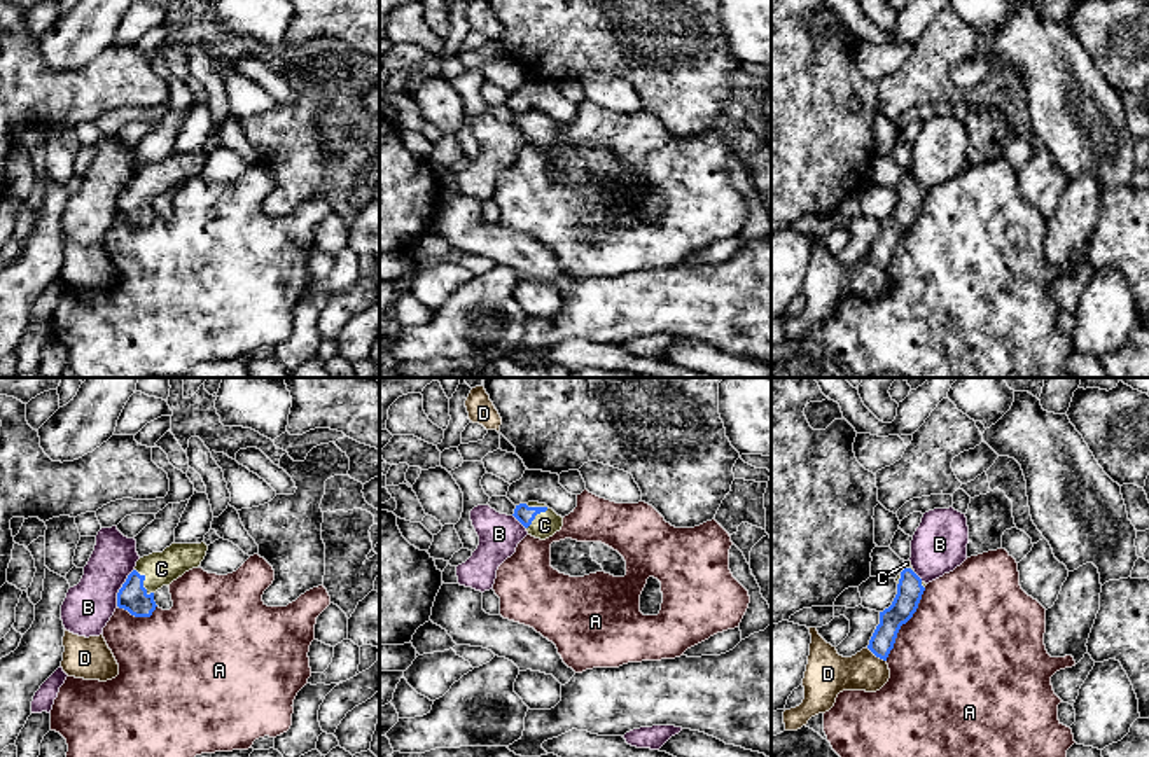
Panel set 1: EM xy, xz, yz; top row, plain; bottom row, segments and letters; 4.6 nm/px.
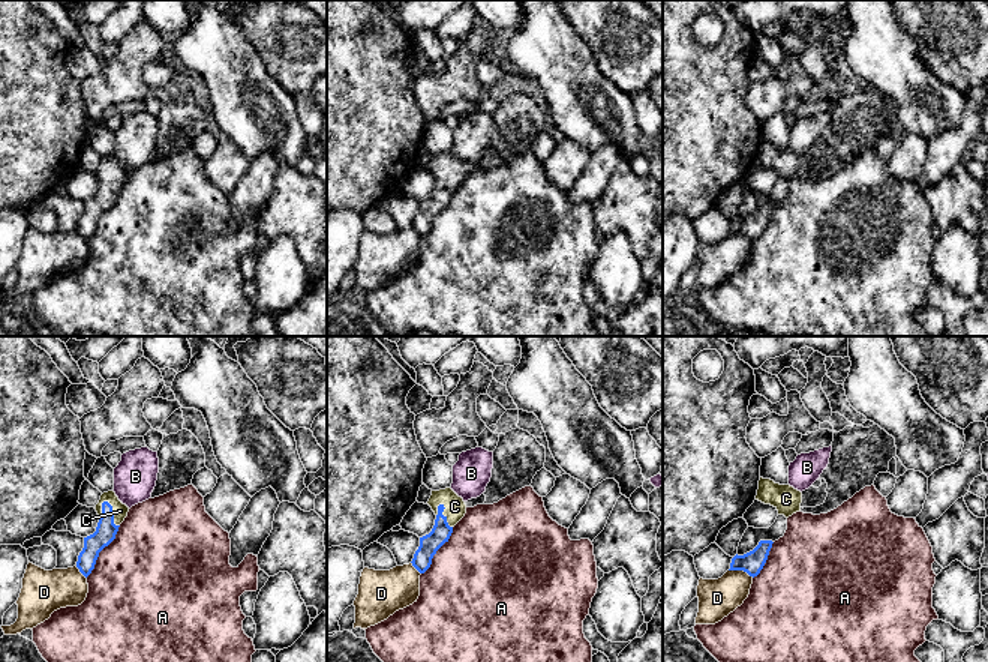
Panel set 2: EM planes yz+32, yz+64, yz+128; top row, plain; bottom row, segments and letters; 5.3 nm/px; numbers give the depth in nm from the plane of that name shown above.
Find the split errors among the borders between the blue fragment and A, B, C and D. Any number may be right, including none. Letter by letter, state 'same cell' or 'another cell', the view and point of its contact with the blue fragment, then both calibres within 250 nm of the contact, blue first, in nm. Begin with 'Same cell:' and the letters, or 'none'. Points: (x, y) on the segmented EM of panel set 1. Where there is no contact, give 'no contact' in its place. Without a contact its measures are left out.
Same cell: C
A: another cell; meets blue in yz at (903, 623); 120 nm thick on the blue side, 480 nm on the other
B: another cell; meets blue in xy at (121, 588); 140 nm thick on the blue side, 220 nm on the other
C: same cell; meets blue in xz at (536, 514); 90 nm thick on the blue side, 120 nm on the other
D: another cell; meets blue in yz at (877, 656); 110 nm thick on the blue side, 200 nm on the other

